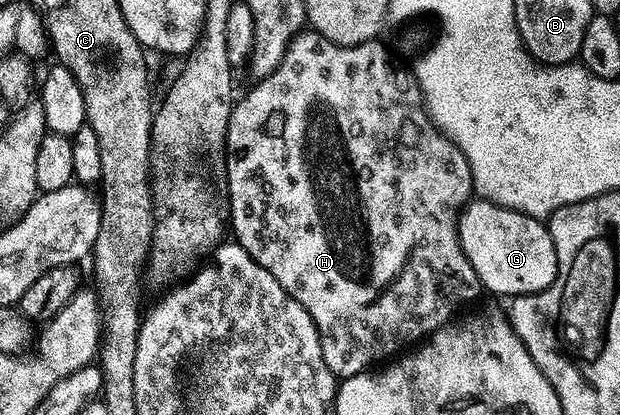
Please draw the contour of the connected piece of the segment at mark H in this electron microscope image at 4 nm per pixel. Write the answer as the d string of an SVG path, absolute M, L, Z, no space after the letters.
M298 32L291 37L278 66L265 78L258 80L241 102L238 100L232 106L226 129L225 163L231 233L237 236L234 237L236 244L245 248L251 259L277 279L287 295L297 300L306 309L307 315L311 315L317 334L321 337L323 359L337 379L366 372L372 361L384 362L428 338L434 329L446 324L454 316L453 305L476 299L479 286L479 278L469 261L466 246L459 233L457 237L457 209L463 208L469 196L472 198L475 193L471 167L463 154L436 129L420 129L409 118L409 105L401 94L397 69L388 51L379 42L374 39L358 45L336 45L319 33Z

